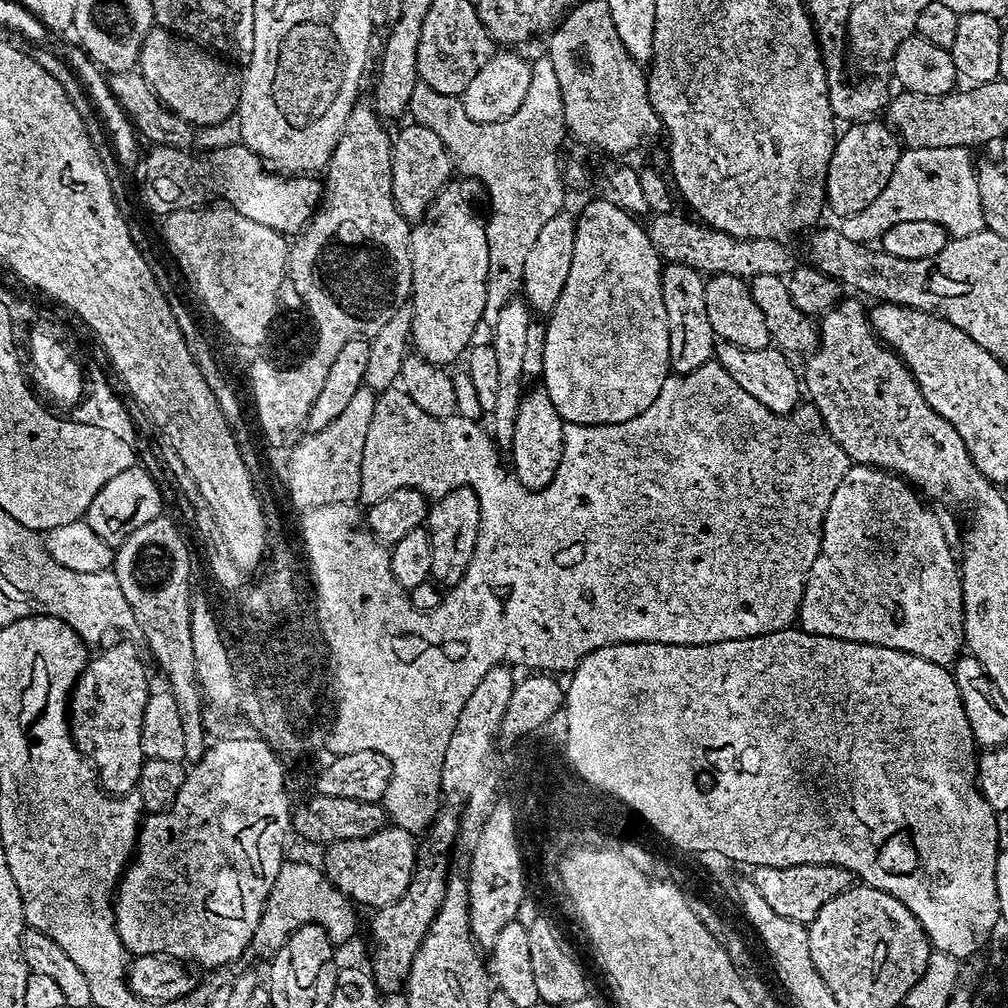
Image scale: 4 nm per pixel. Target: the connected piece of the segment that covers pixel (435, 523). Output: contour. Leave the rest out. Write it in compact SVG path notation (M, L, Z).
M470 486L456 487L448 494L435 499L429 505L426 527L431 535L431 579L446 588L452 587L465 576L477 538L480 536L481 506L476 489Z

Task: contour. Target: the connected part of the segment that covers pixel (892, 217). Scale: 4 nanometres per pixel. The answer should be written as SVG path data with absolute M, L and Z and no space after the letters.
M910 148L901 151L894 166L894 174L888 179L888 185L881 190L876 201L862 213L865 228L858 232L859 239L864 242L879 241L891 224L915 220L938 222L952 238L985 231L984 211L976 181L977 169L974 164L972 168L972 160L968 156L971 155L966 148Z

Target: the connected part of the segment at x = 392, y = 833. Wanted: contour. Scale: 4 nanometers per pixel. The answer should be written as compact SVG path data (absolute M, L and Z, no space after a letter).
M385 826L364 838L350 838L346 842L334 842L323 849L322 871L337 890L357 905L369 904L372 910L385 908L406 890L416 869L418 840L405 828Z

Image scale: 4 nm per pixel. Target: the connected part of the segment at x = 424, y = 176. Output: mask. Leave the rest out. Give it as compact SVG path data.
M409 122L400 133L395 133L392 141L392 196L400 207L400 215L409 222L416 222L427 212L429 204L445 191L448 179L454 175L454 163L447 146L441 138L422 124Z

